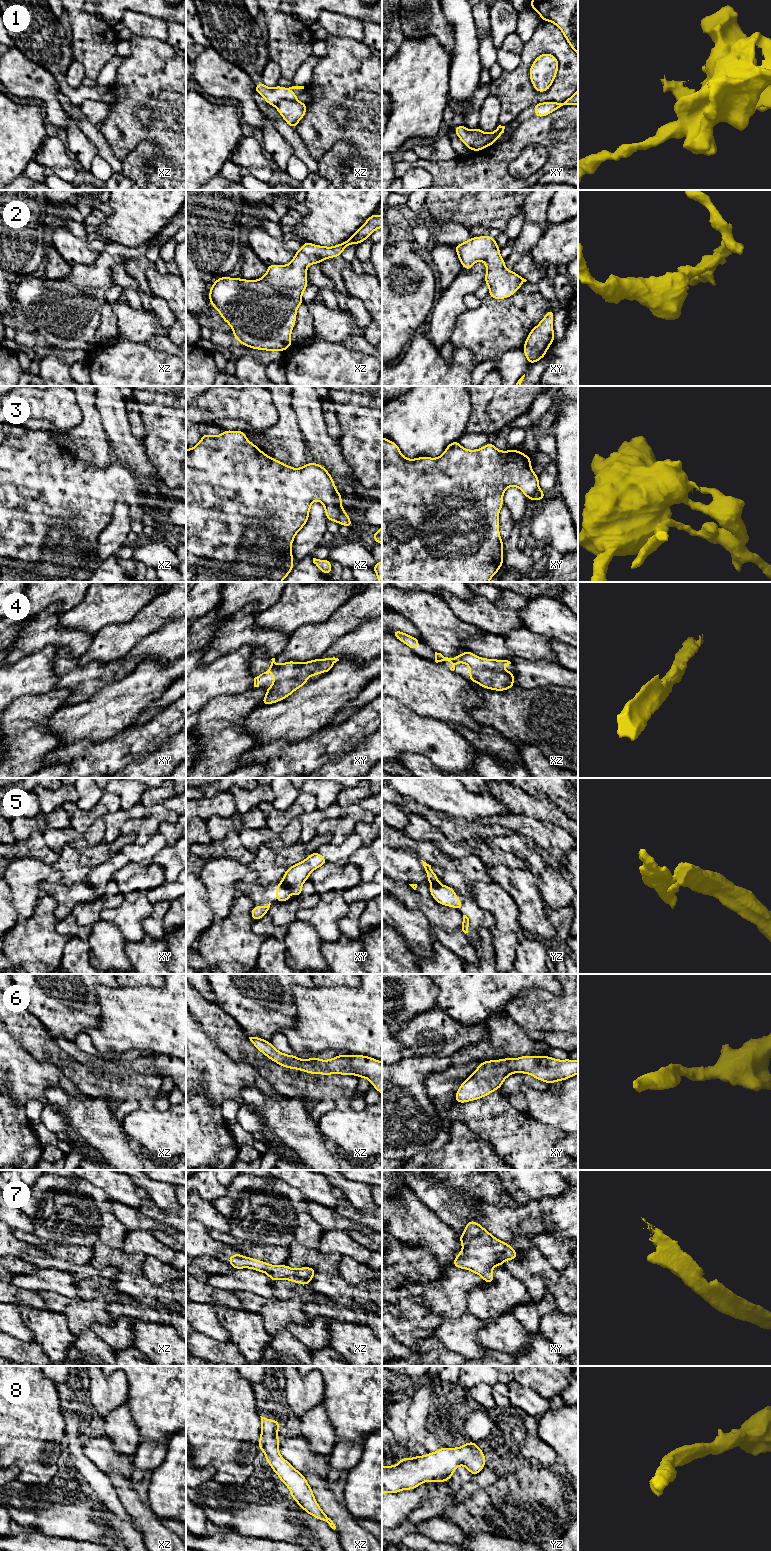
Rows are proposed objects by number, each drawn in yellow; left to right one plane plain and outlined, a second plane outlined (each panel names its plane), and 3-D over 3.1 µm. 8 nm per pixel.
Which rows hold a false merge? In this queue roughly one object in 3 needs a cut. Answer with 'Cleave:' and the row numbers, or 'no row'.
Cleave: 1, 3, 5

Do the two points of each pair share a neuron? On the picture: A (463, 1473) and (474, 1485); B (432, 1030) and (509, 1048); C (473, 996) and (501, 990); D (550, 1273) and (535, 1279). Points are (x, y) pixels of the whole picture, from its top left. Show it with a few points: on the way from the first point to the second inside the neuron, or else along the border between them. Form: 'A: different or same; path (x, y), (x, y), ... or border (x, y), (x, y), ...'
A: different; border (473, 1476), (465, 1484)
B: different; border (486, 1024), (484, 1037), (457, 1050)
C: same; path (480, 991), (494, 991)
D: same; path (546, 1273), (539, 1275)

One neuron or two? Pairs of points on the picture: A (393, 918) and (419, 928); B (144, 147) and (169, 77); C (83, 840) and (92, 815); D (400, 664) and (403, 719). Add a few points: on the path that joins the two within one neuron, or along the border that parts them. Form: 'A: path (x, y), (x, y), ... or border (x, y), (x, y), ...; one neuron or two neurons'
A: path (399, 918), (413, 926); one neuron
B: border (160, 148), (153, 141), (142, 140), (133, 151); two neurons
C: border (91, 825), (80, 833); two neurons
D: border (392, 697), (422, 717); two neurons

